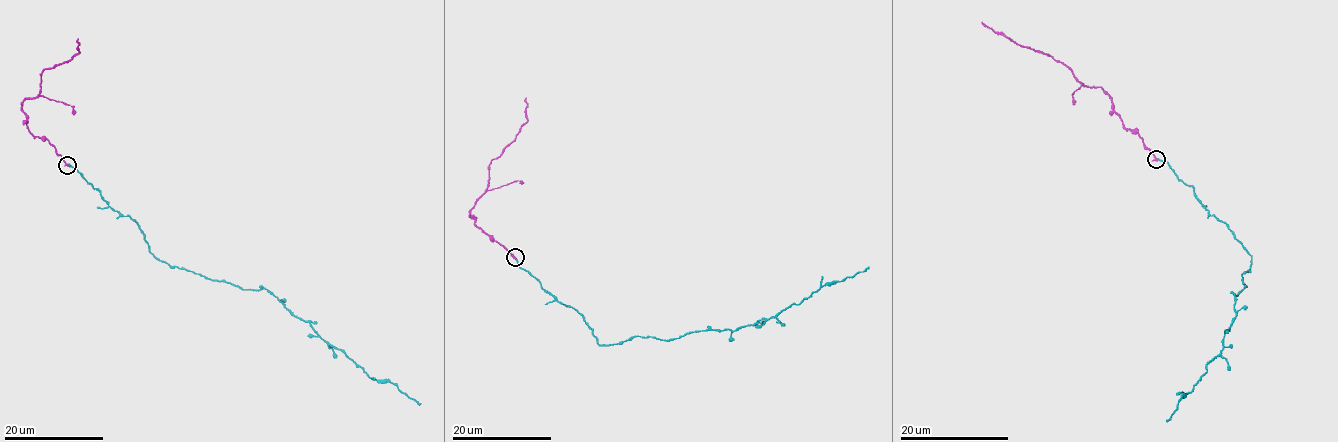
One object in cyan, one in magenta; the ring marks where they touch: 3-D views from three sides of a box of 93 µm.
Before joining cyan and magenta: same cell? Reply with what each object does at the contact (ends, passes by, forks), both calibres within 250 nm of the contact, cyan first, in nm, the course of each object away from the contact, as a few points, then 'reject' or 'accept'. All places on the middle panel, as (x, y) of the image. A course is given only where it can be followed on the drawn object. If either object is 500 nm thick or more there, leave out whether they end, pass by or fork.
cyan ends | magenta ends | 140/360 nm | cyan via (515, 258), (604, 344), (734, 331), (868, 266) | magenta via (515, 258), (477, 227), (469, 211), (488, 186), (488, 165), (526, 122), (526, 98) | accept

